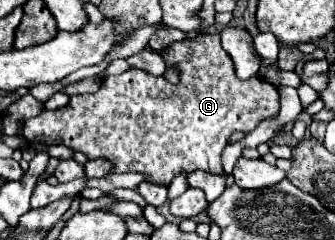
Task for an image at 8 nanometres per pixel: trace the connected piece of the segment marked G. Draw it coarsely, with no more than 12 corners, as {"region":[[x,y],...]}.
{"region":[[220,34],[174,42],[180,82],[130,68],[28,118],[112,172],[222,174],[232,132],[278,114]]}

